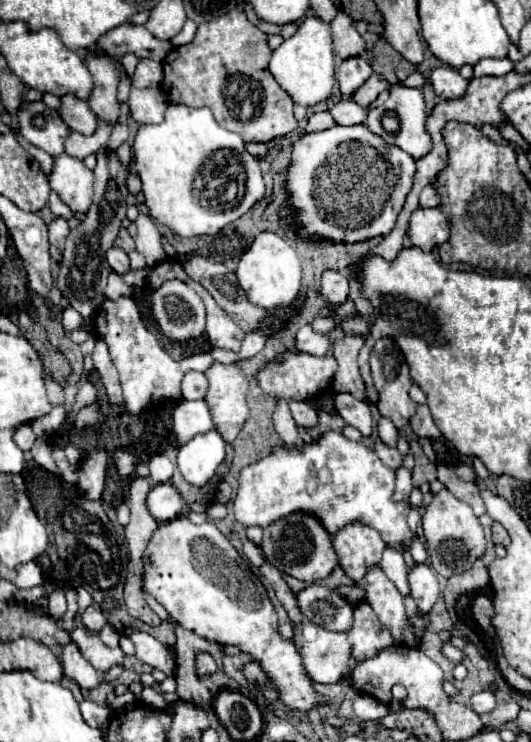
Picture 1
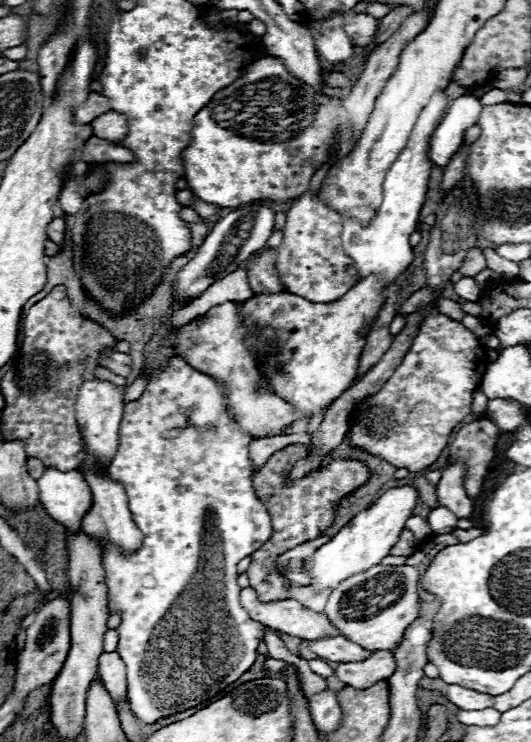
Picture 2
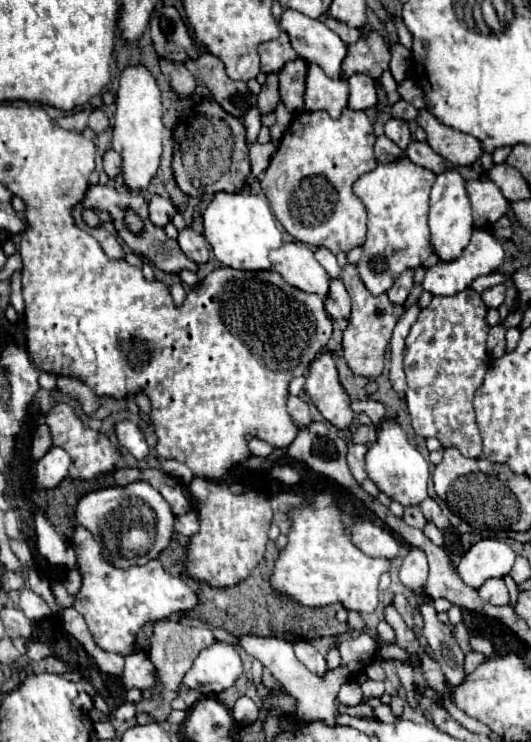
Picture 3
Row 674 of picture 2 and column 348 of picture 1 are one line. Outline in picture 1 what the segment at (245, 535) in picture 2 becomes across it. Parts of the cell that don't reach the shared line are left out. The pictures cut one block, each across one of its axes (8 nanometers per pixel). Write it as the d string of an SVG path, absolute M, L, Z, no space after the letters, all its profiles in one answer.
M358 124L358 126L332 126L330 130L322 130L322 132L314 132L314 134L304 134L300 136L300 140L294 142L294 150L292 150L292 164L290 164L290 170L288 170L288 192L290 192L290 206L298 212L298 218L296 218L296 224L300 226L300 234L304 238L310 238L310 240L322 240L322 238L330 238L330 240L344 240L344 242L360 242L360 240L366 240L366 238L374 238L374 236L386 236L396 220L398 220L398 214L402 212L402 206L406 202L406 196L408 192L412 190L412 178L416 174L416 164L414 164L414 158L410 154L406 154L402 148L398 146L390 146L388 142L384 142L378 134L370 132L364 124Z

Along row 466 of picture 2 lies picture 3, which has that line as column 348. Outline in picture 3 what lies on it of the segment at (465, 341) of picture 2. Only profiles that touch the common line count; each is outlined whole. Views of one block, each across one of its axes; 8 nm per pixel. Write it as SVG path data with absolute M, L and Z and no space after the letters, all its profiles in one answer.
M322 352L310 364L306 392L328 422L332 422L340 430L350 428L356 418L356 412L350 408L350 396L338 382L336 364L330 352Z

